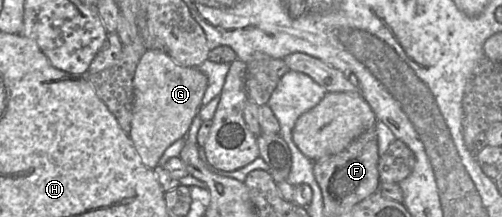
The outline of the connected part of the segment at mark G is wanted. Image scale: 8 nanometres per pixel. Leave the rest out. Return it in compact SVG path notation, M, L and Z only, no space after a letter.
M149 49L142 55L133 79L134 101L128 135L147 168L153 169L160 166L159 160L165 150L187 134L194 117L203 106L202 98L207 85L207 76L197 67L177 64L164 50Z

